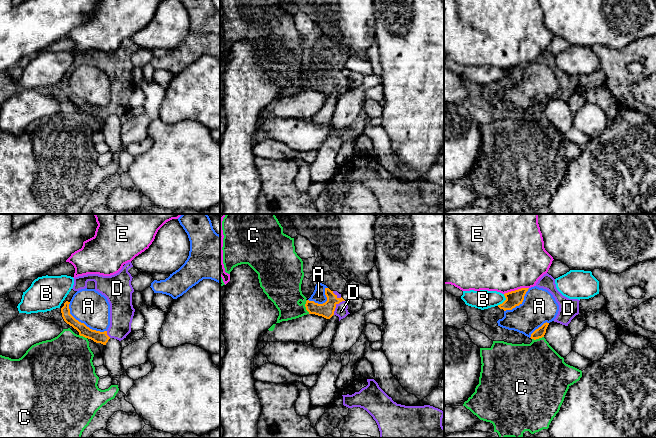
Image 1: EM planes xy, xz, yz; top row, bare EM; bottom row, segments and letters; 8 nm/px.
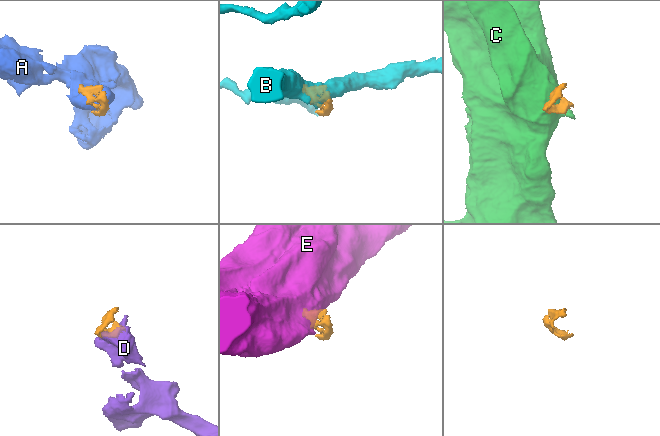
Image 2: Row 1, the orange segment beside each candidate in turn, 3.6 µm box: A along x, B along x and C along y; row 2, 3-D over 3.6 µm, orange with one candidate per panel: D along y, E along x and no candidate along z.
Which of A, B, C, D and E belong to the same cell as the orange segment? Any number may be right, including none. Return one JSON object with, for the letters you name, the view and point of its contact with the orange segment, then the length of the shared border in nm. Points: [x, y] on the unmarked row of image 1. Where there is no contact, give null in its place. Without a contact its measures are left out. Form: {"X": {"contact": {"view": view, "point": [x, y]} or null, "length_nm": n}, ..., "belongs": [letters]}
{"D": {"contact": {"view": "xz", "point": [335, 82]}, "length_nm": 150}, "belongs": ["D"]}

